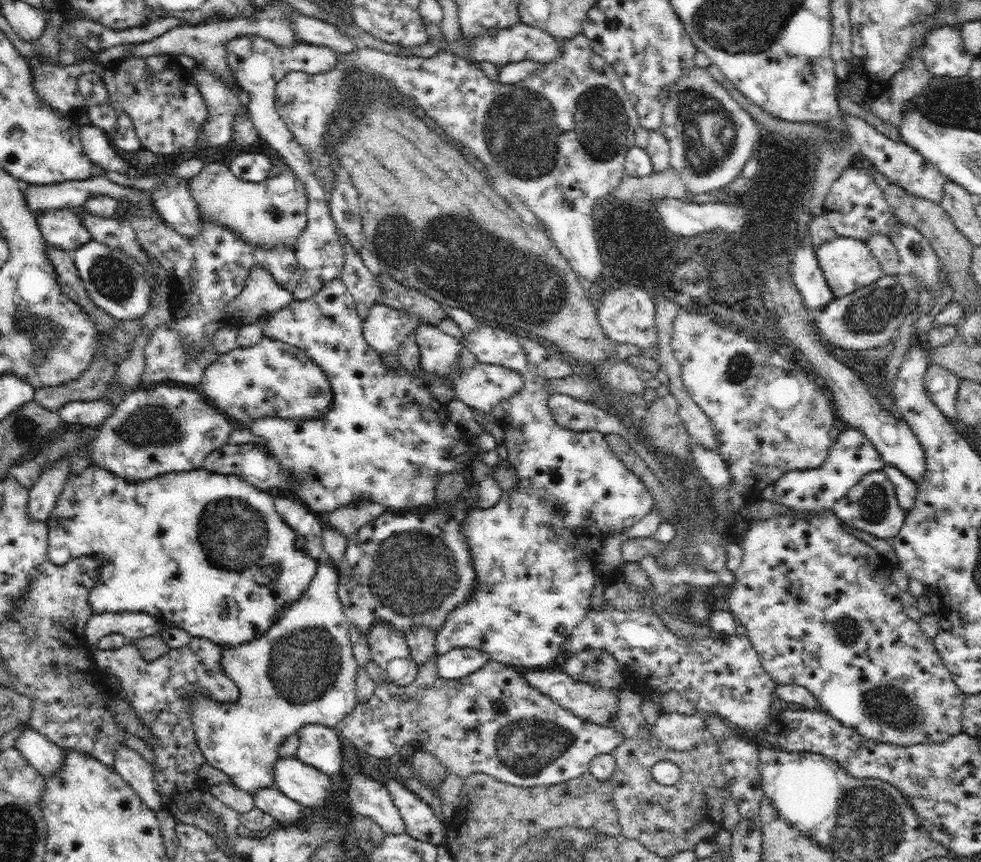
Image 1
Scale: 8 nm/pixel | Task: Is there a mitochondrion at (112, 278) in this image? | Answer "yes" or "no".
yes

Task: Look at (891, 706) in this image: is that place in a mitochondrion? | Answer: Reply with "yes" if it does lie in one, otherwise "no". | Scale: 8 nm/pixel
yes

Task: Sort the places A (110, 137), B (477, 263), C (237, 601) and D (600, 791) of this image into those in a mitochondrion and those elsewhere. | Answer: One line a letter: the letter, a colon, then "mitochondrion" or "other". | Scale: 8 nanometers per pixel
A: other
B: mitochondrion
C: other
D: other

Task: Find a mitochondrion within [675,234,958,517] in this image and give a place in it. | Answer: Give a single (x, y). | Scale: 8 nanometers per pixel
(872, 312)

